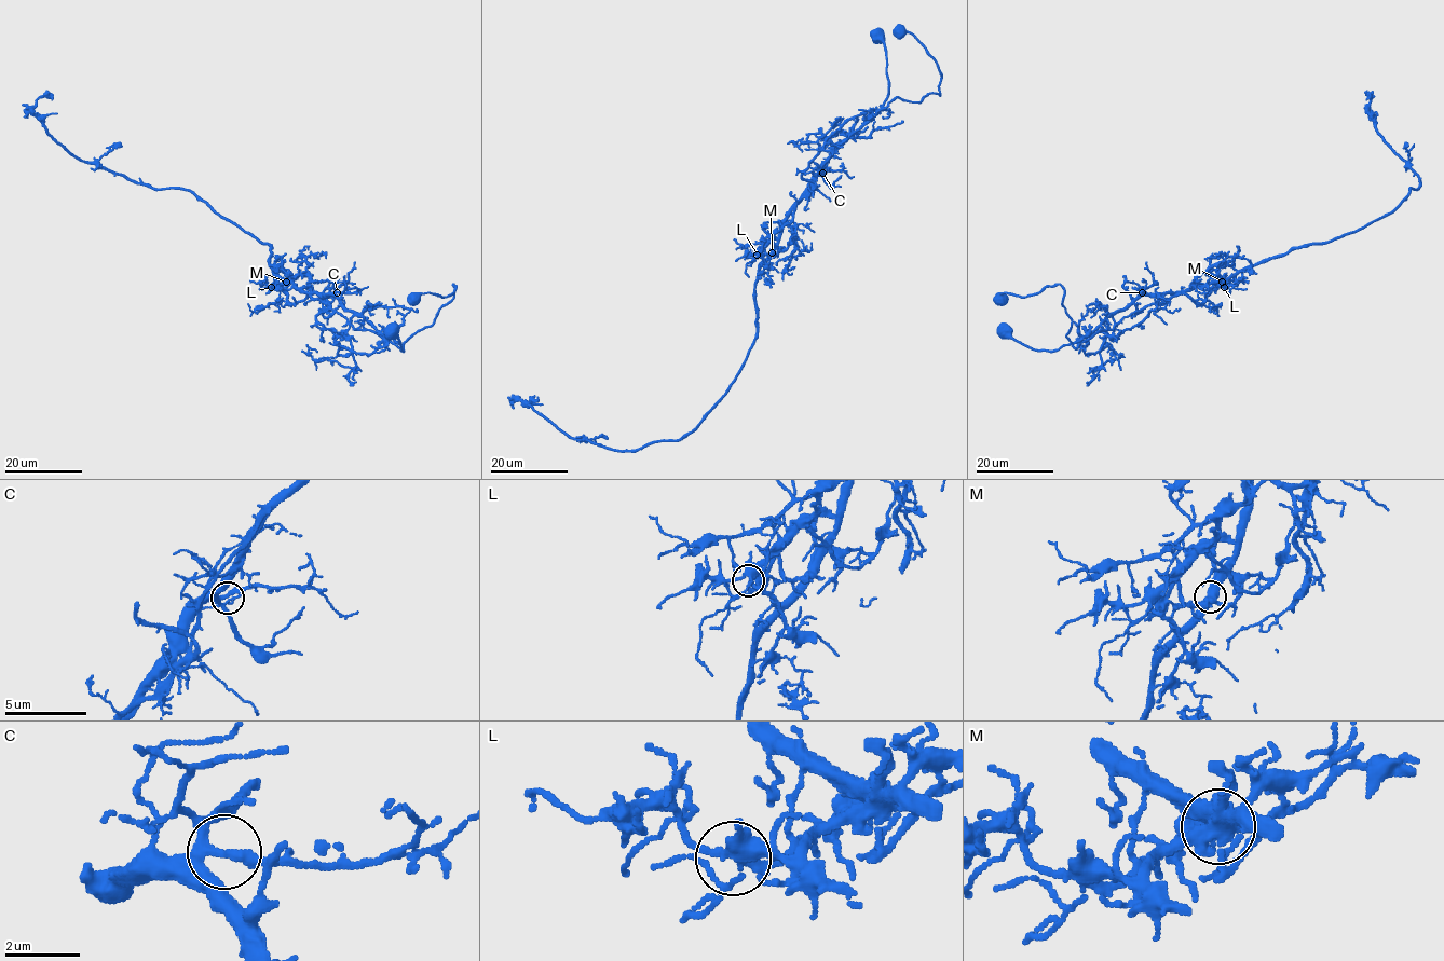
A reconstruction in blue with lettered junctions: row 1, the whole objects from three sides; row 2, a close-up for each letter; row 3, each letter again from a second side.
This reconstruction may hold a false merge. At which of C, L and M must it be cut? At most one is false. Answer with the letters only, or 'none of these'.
M

